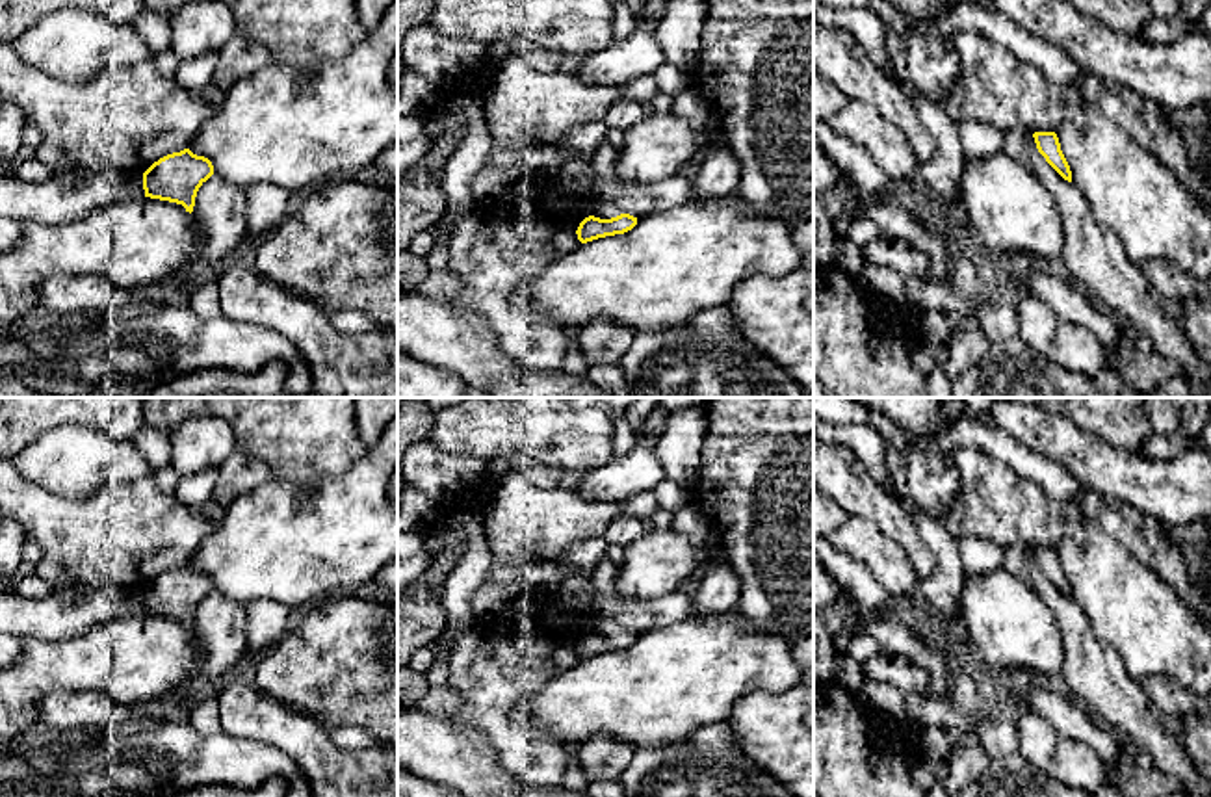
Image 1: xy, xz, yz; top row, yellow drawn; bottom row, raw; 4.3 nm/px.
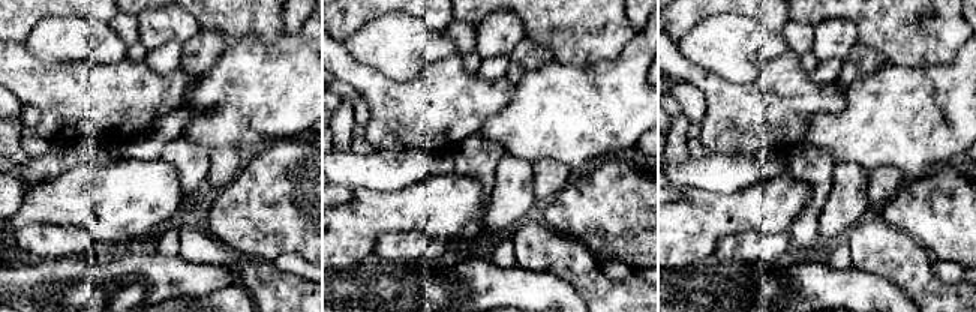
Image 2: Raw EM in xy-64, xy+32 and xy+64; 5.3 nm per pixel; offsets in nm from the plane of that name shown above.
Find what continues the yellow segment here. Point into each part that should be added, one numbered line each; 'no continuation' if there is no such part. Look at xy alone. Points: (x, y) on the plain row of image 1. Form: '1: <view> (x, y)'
no continuation

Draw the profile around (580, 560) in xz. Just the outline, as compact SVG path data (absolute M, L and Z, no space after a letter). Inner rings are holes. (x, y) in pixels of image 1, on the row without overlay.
M589 537L563 550L552 563L561 570L561 581L574 576L592 578L609 544L604 537Z

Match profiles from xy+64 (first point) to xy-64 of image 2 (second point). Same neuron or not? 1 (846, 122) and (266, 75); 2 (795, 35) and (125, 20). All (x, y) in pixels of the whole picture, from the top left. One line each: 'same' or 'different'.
1: same
2: same

